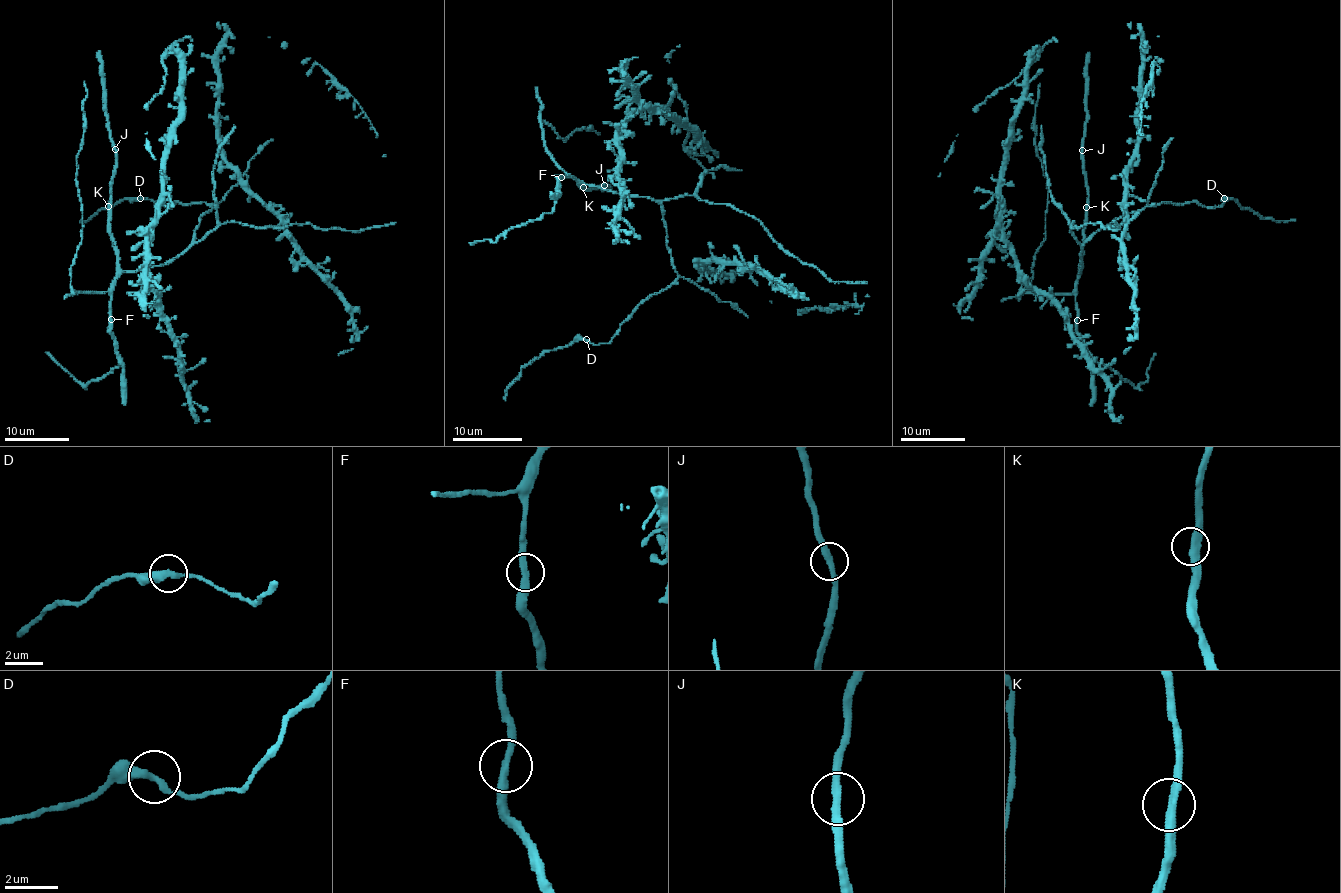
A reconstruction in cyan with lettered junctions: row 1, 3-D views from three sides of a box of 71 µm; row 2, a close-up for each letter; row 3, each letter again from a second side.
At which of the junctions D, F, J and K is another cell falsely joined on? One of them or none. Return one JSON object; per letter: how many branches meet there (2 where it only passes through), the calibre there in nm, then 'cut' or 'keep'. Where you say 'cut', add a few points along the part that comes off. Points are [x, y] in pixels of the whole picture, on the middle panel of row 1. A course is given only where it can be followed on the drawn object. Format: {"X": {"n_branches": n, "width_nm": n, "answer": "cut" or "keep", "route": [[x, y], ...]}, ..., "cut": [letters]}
{"D": {"n_branches": 2, "width_nm": 340, "answer": "keep"}, "F": {"n_branches": 2, "width_nm": 320, "answer": "keep"}, "J": {"n_branches": 2, "width_nm": 300, "answer": "keep"}, "K": {"n_branches": 2, "width_nm": 360, "answer": "keep"}, "cut": []}

